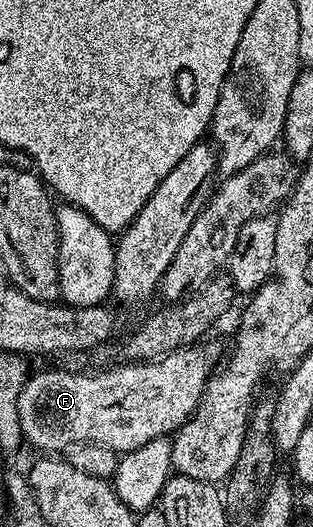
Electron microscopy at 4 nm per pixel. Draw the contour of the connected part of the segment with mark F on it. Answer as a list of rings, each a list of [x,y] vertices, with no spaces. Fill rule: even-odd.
[[[194,345],[186,350],[175,350],[169,354],[163,354],[160,358],[153,358],[146,362],[129,361],[127,364],[124,364],[128,366],[116,366],[113,370],[106,370],[102,374],[75,374],[72,370],[44,370],[41,374],[33,373],[28,381],[24,383],[22,392],[18,396],[18,420],[22,424],[25,443],[29,447],[37,446],[40,452],[60,452],[56,450],[64,449],[64,451],[67,451],[71,447],[86,442],[93,442],[117,452],[127,452],[142,448],[142,444],[150,444],[150,440],[155,438],[175,435],[176,431],[196,413],[196,408],[200,405],[200,399],[204,397],[214,373],[211,352],[200,349],[199,345]]]

